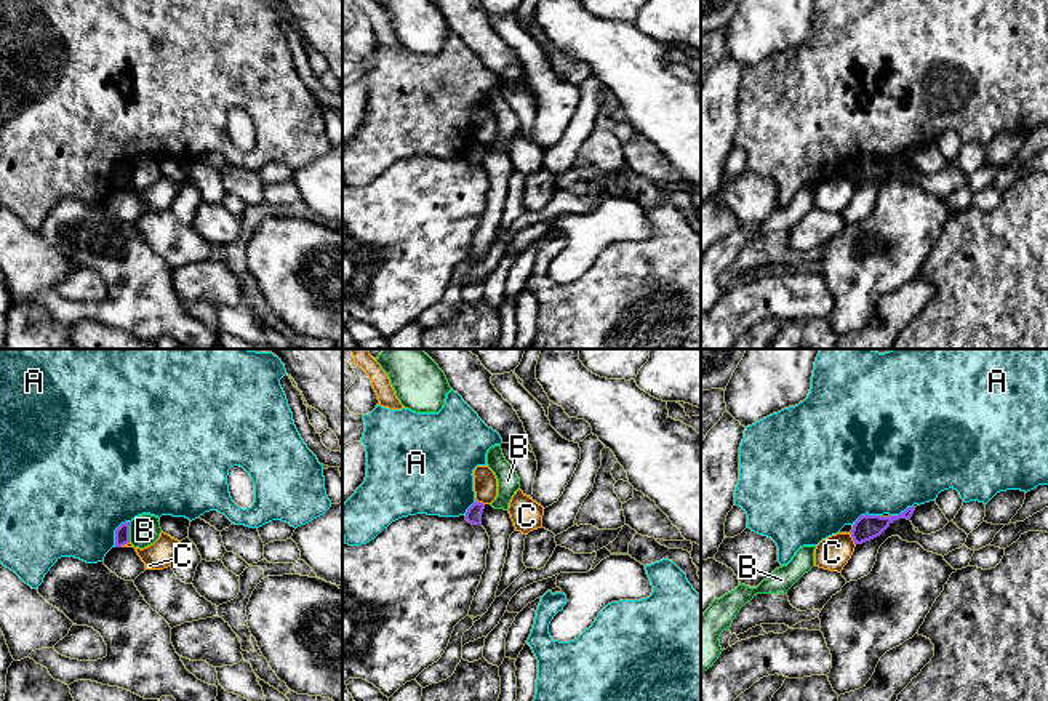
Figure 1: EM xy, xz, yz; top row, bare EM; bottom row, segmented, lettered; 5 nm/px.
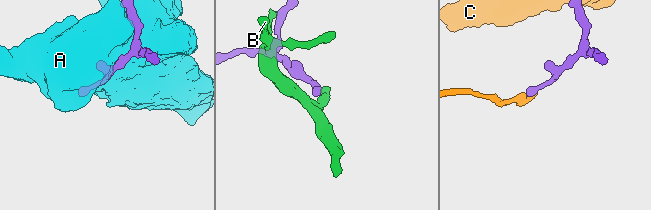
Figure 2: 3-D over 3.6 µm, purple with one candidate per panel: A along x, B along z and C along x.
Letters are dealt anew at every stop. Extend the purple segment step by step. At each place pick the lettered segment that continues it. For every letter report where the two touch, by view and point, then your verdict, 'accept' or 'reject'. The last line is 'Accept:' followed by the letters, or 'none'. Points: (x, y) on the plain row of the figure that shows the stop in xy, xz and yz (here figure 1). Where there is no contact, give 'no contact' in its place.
A: meets purple in xy at (116, 173); reject
B: meets purple in xy at (128, 173); reject
C: meets purple in yz at (853, 181); reject
Accept: none

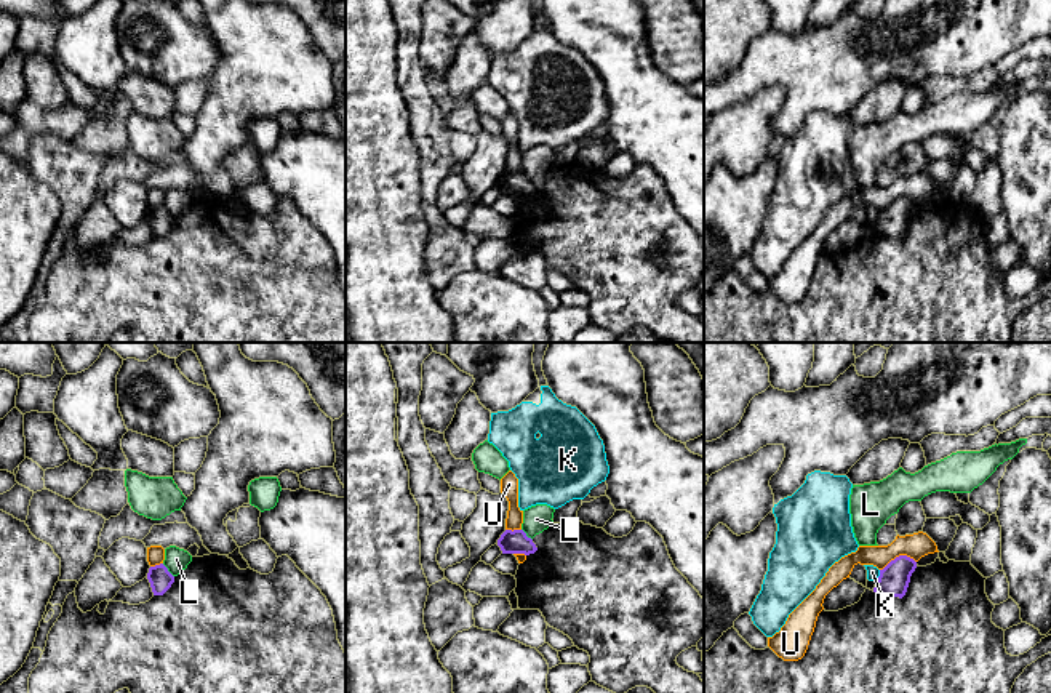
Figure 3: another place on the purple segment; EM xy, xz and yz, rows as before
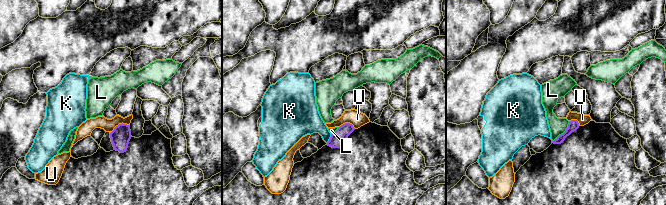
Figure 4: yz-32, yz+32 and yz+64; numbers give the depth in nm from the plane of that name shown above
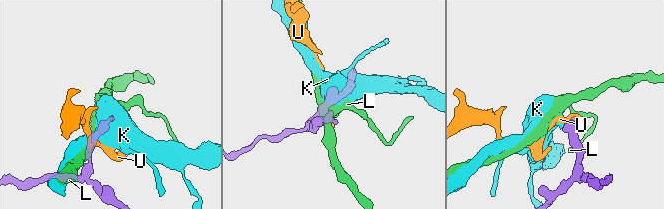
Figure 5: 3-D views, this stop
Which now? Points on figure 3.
K: meets purple in yz at (879, 218); reject
L: meets purple in xy at (167, 212); reject
U: meets purple in yz at (899, 197); reject
Accept: none

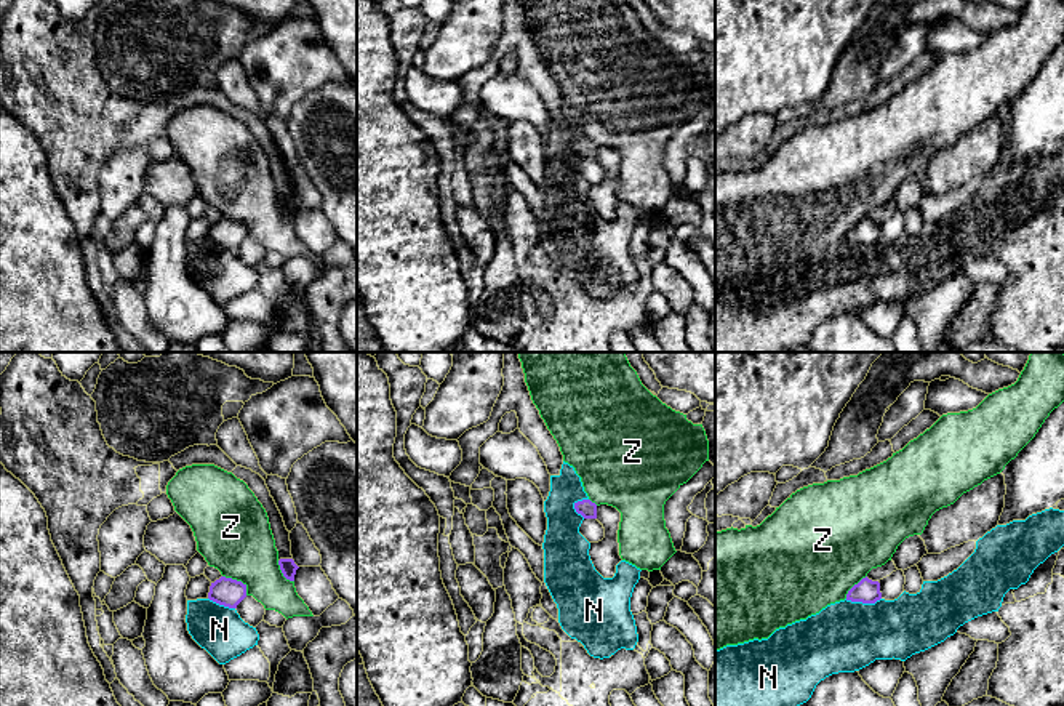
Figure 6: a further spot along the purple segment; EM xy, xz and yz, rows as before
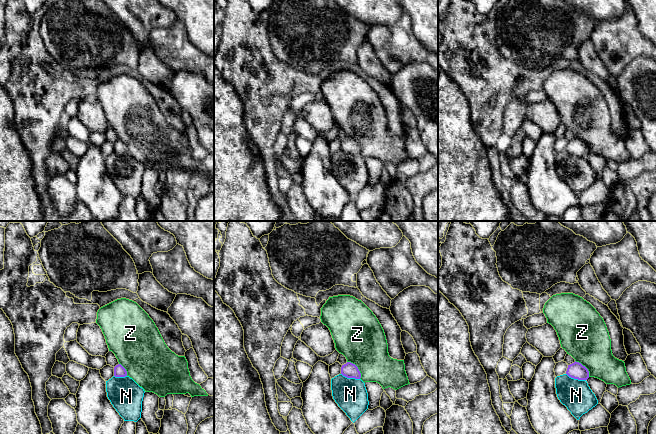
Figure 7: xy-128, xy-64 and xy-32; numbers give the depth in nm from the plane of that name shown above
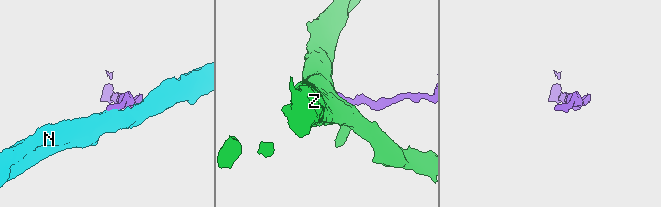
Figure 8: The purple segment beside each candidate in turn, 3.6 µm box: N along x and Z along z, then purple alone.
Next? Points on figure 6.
N: meets purple in yz at (863, 244); reject
Z: meets purple in xy at (239, 223); reject
Accept: none

